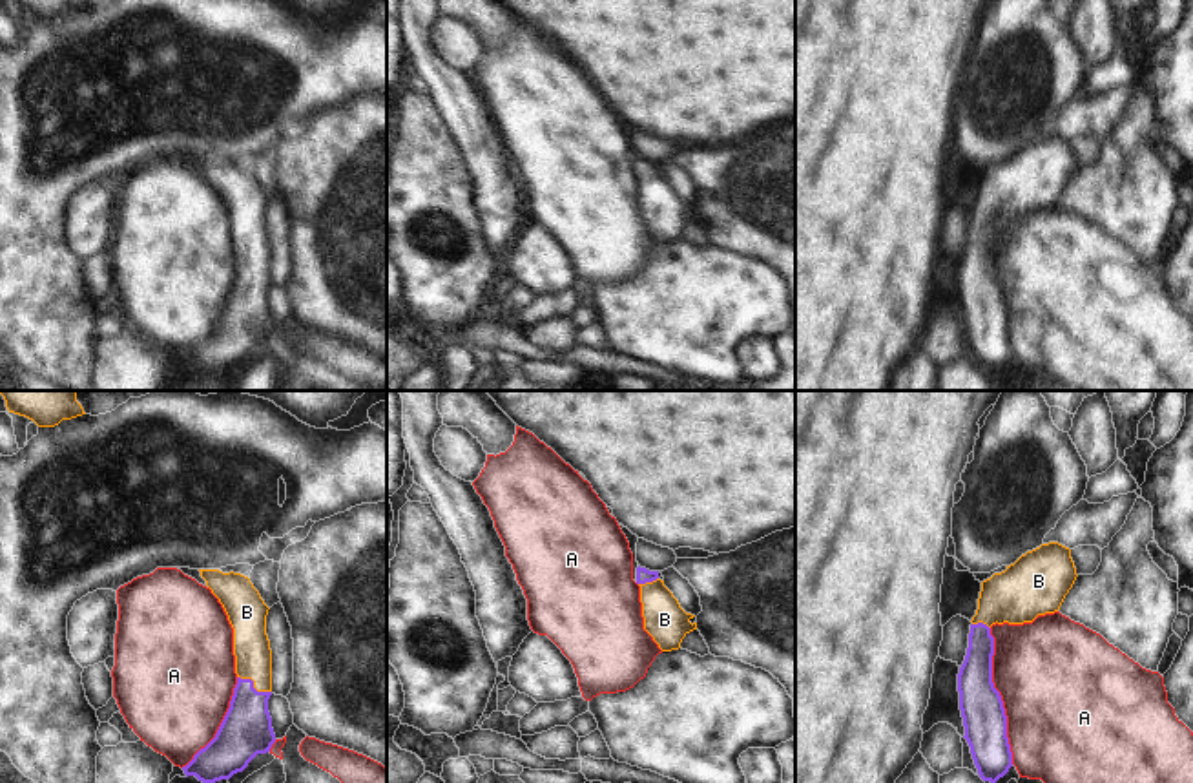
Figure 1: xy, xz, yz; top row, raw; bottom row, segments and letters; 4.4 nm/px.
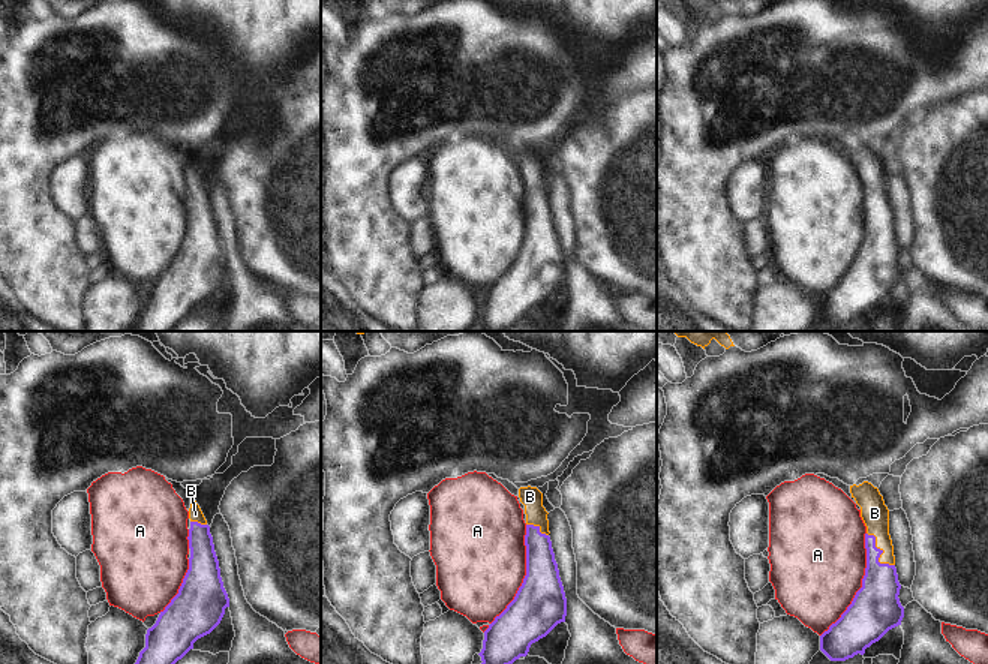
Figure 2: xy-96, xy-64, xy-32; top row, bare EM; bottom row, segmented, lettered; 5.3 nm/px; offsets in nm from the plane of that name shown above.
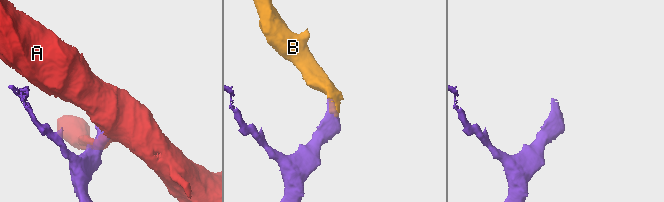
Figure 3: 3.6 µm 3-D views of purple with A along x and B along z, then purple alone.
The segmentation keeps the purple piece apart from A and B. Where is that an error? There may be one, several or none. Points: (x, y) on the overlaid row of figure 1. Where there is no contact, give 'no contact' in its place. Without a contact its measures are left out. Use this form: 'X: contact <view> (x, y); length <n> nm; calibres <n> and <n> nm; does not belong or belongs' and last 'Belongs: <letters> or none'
A: contact yz (1000, 696); length 600 nm; calibres 190 and 500 nm; does not belong
B: contact xy (252, 685); length 170 nm; calibres 220 and 160 nm; belongs
Belongs: B

